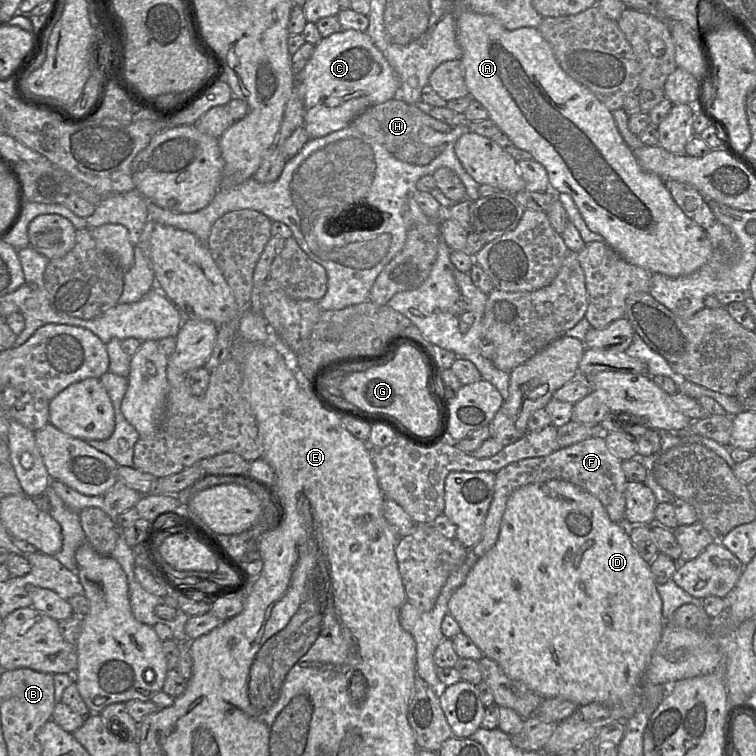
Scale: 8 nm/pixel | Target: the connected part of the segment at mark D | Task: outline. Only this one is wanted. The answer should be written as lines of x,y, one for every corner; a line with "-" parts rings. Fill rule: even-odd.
558,479
528,484
510,495
495,545
478,558
463,584
450,597
447,606
448,614
457,621
461,632
473,641
484,656
495,661
506,676
524,683
543,699
562,697
578,707
594,702
616,705
635,696
666,624
662,616
662,600
649,563
639,555
631,542
628,526
613,522
595,496
570,482

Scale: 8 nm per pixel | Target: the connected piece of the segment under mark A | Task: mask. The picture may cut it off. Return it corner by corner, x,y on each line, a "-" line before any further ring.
461,10
456,20
457,41
462,50
461,62
463,75
469,96
481,103
488,111
491,119
511,142
519,149
525,150
532,158
543,165
548,174
549,189
569,194
588,228
600,234
606,244
615,250
630,264
642,267
653,273
660,273
668,277
680,277
698,271
707,264
712,256
712,246
706,232
693,220
688,218
674,201
671,193
657,174
645,170
633,154
633,150
620,135
612,112
600,102
585,86
570,77
559,65
549,43
541,36
538,28
522,27
507,30
499,20
491,15
479,14
471,10

